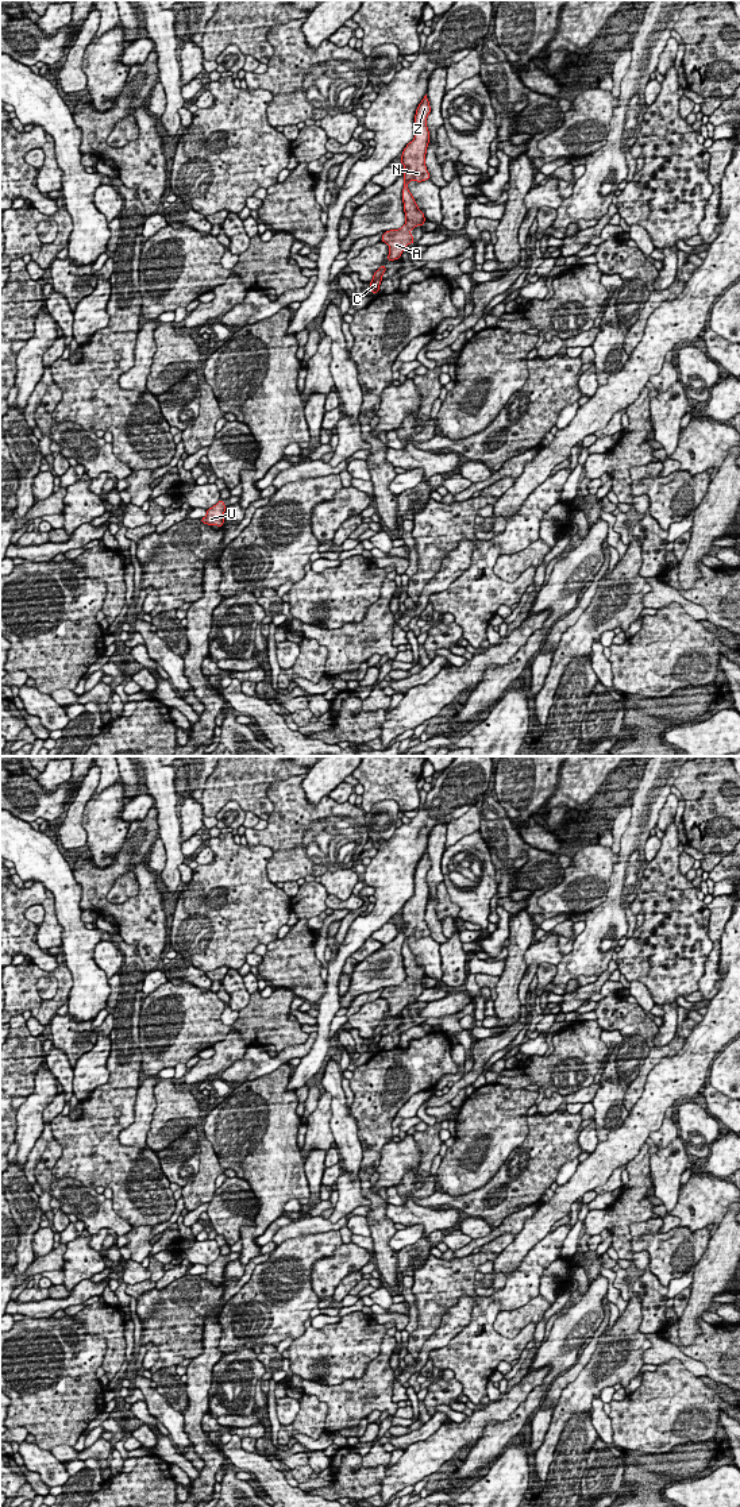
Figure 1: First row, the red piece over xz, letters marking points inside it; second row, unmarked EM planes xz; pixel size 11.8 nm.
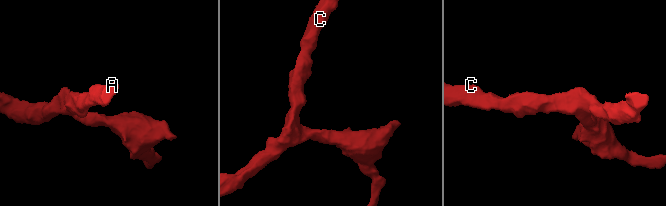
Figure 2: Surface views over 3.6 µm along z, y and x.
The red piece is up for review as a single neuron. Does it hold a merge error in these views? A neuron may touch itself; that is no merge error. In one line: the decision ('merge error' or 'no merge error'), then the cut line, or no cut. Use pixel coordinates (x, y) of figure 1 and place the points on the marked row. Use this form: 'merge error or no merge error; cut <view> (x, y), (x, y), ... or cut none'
no merge error; cut none

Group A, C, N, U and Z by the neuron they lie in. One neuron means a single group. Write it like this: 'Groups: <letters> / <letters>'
Groups: A C N U Z

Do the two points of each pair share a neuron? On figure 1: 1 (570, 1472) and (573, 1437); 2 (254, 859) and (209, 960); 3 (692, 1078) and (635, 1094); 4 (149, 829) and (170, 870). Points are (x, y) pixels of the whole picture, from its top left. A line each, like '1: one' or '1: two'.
1: one
2: one
3: two
4: two

